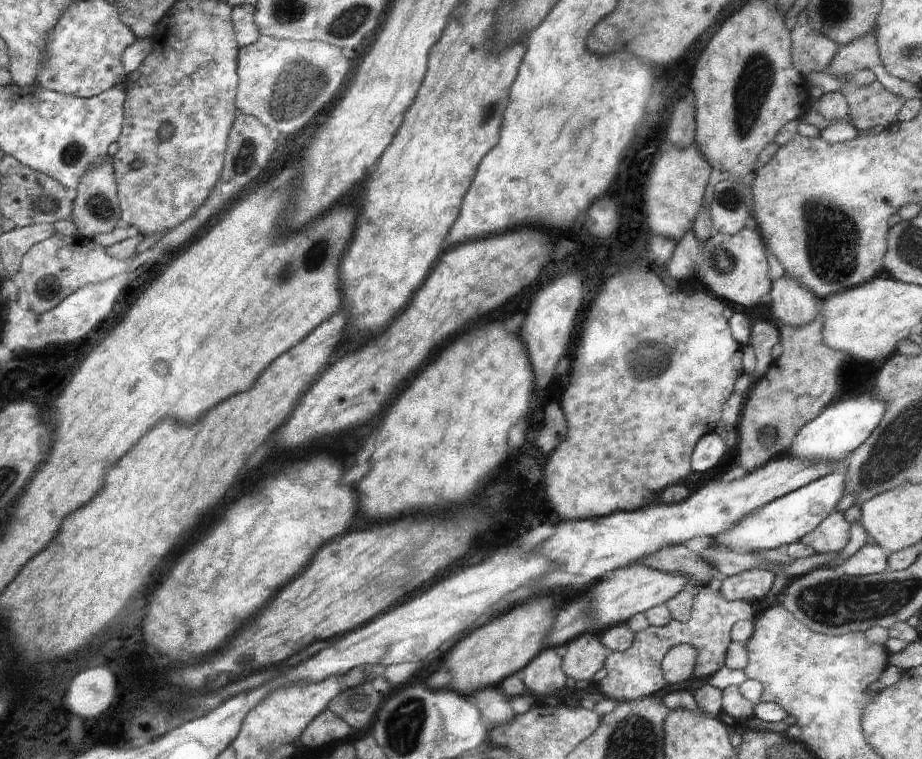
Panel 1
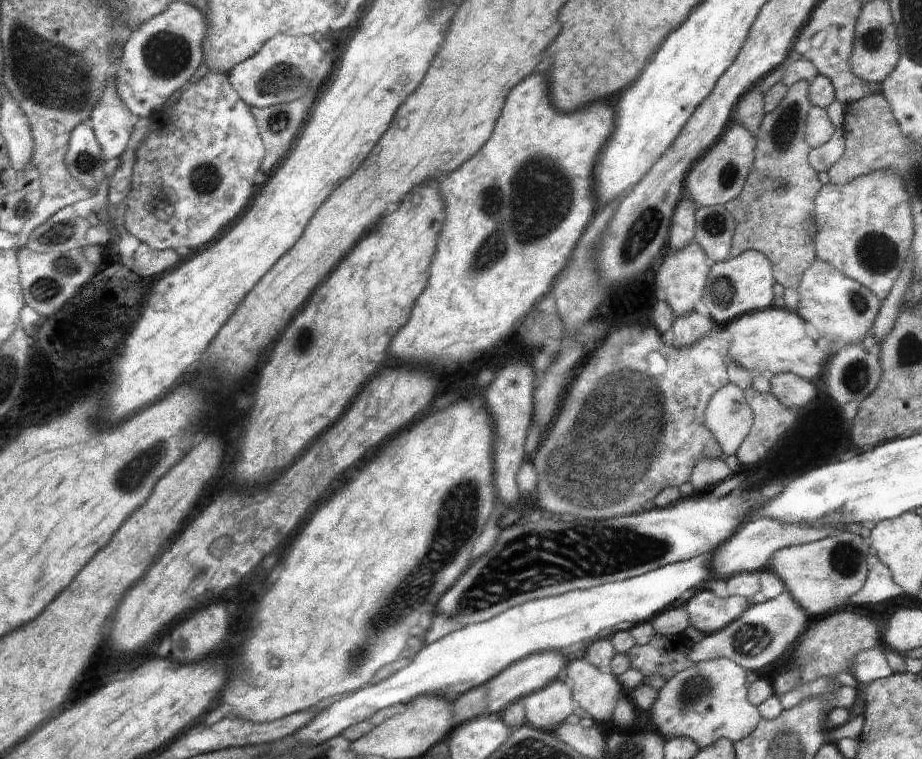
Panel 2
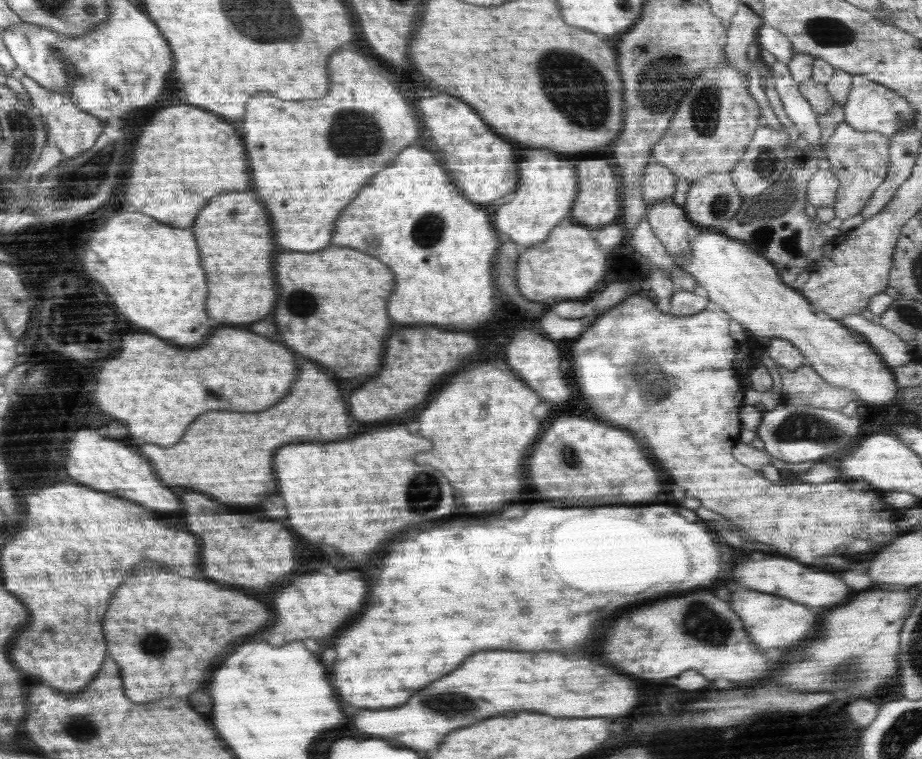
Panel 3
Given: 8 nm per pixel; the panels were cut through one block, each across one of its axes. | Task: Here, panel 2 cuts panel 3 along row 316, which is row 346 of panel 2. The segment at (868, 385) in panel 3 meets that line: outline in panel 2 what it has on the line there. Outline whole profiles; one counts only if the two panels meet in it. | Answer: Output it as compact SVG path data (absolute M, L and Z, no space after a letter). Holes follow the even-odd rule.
M770 307L745 314L727 324L726 334L731 342L728 362L730 362L730 382L746 390L752 385L752 378L758 374L789 372L810 382L818 380L822 366L828 360L829 342L818 337L815 328L797 312L788 308Z

